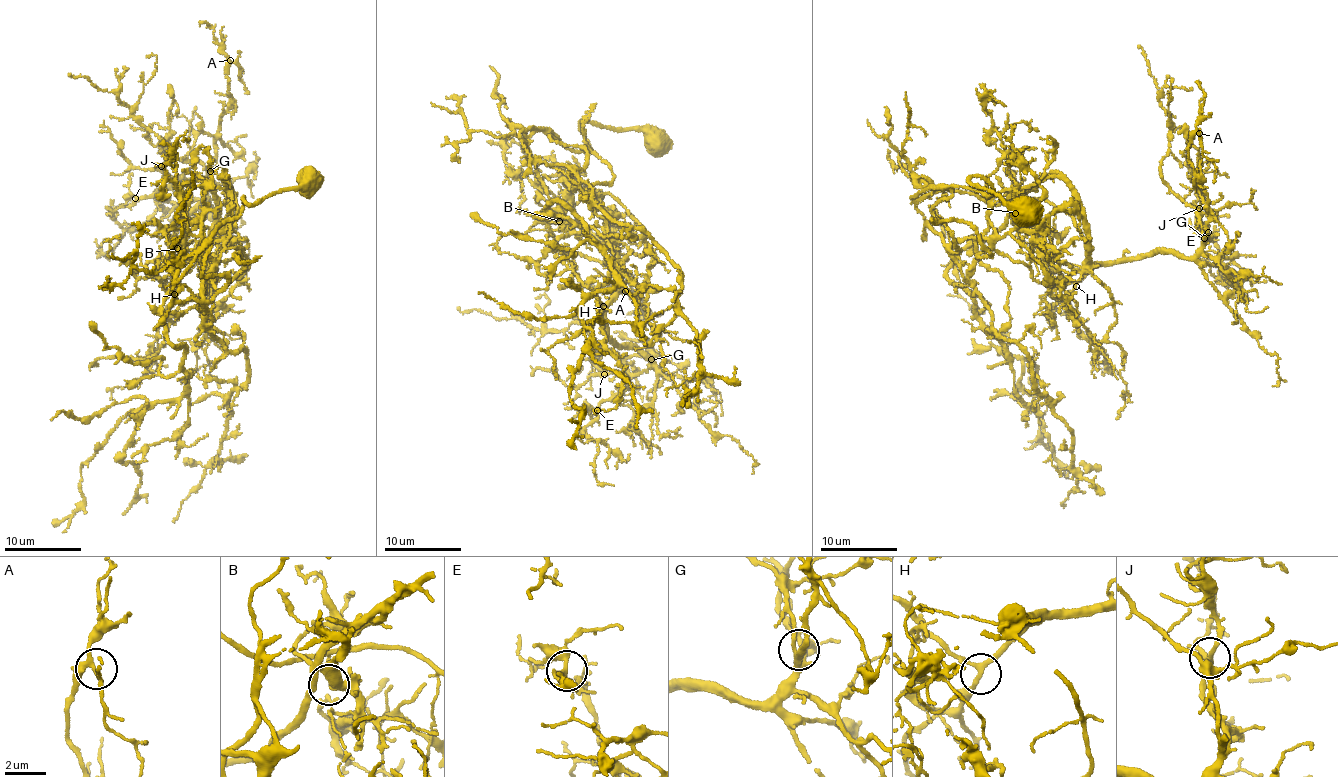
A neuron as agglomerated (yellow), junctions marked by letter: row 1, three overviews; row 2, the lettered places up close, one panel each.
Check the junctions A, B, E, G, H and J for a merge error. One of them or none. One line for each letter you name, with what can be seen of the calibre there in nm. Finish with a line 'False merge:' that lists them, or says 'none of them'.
B: 200 nm thick
False merge: B

